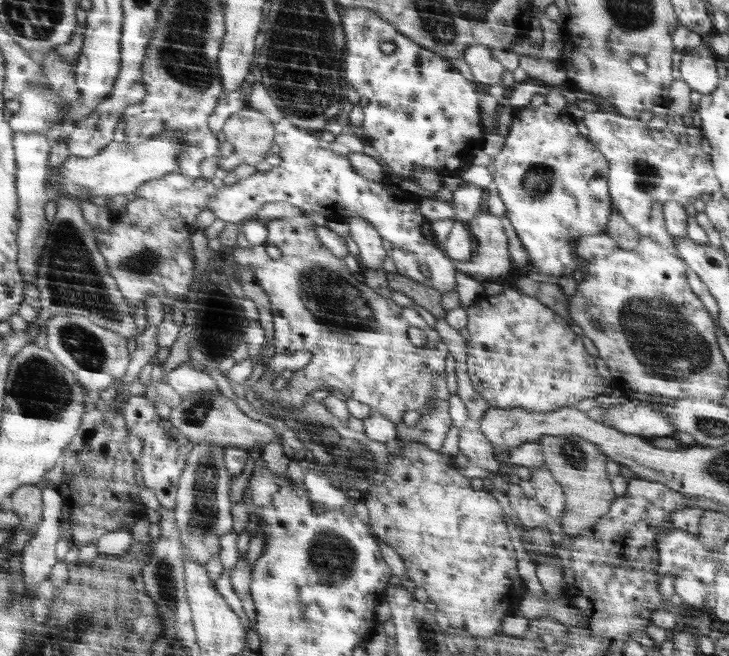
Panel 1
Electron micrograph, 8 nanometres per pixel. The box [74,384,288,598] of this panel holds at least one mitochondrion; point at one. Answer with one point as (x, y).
(203, 514)

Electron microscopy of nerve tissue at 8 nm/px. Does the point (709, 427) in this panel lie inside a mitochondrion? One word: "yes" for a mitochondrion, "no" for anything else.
yes

